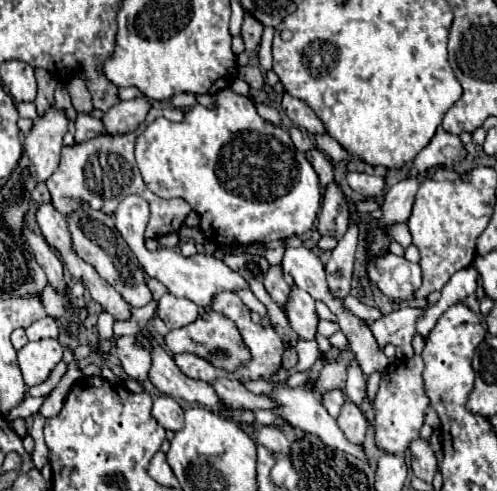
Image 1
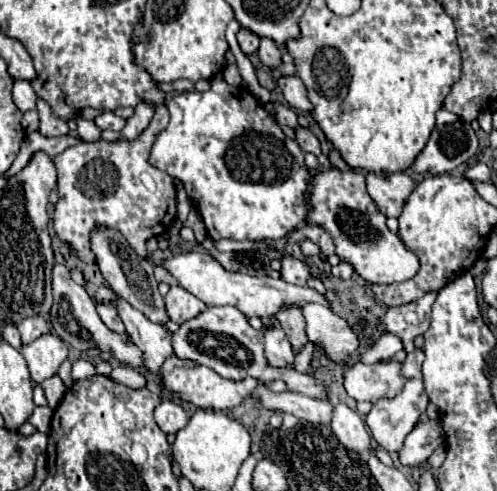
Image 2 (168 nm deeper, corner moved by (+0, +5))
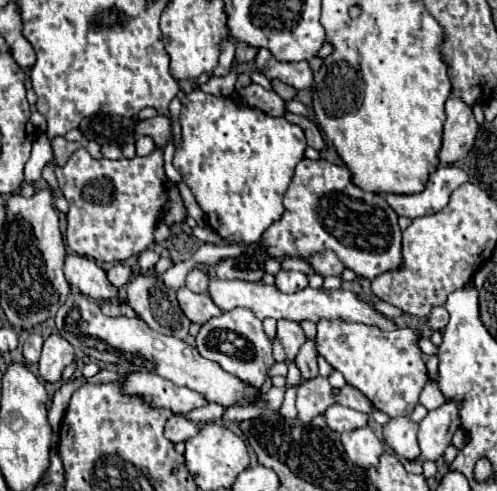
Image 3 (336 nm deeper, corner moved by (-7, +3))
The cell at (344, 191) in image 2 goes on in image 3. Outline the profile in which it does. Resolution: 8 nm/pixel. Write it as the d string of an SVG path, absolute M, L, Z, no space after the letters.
M303 158L297 168L295 176L291 180L291 186L283 198L285 214L279 222L275 222L261 240L261 250L265 250L271 256L299 256L309 260L315 252L321 248L333 250L339 260L351 268L357 276L363 278L377 278L383 272L399 270L403 266L401 256L401 230L397 226L397 214L393 208L383 200L383 196L377 196L375 192L365 192L359 186L353 184L353 176L345 166L335 166L327 160L307 160Z

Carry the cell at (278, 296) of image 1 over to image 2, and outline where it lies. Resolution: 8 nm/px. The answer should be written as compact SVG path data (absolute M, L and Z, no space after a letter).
M292 306L292 310L282 310L276 318L280 320L282 330L288 336L294 354L298 354L302 350L302 346L308 342L306 322L304 322L304 316L302 316L302 310L296 308L296 306Z

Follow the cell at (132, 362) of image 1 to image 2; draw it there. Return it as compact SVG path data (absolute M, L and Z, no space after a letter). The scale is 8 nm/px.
M98 304L98 314L102 318L102 322L110 328L110 330L120 330L124 332L124 324L120 320L120 316L116 314L116 310L112 310L112 306L106 306L106 304Z

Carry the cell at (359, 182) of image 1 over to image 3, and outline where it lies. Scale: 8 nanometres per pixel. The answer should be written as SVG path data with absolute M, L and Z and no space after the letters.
M439 166L425 188L417 194L385 194L387 204L397 212L397 216L419 218L425 214L435 214L447 206L449 196L461 184L469 182L469 174L459 166Z

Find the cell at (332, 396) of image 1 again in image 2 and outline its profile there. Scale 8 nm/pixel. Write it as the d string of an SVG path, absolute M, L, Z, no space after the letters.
M216 306L204 310L204 314L198 314L196 318L184 322L178 332L172 334L172 346L174 354L184 360L192 360L196 364L212 368L222 378L230 380L244 380L244 378L256 378L260 384L268 384L272 380L284 380L290 390L302 392L310 398L328 400L328 390L318 382L316 378L308 374L300 374L294 368L274 368L268 364L264 356L264 336L262 330L254 330L248 324L248 318L234 306Z

